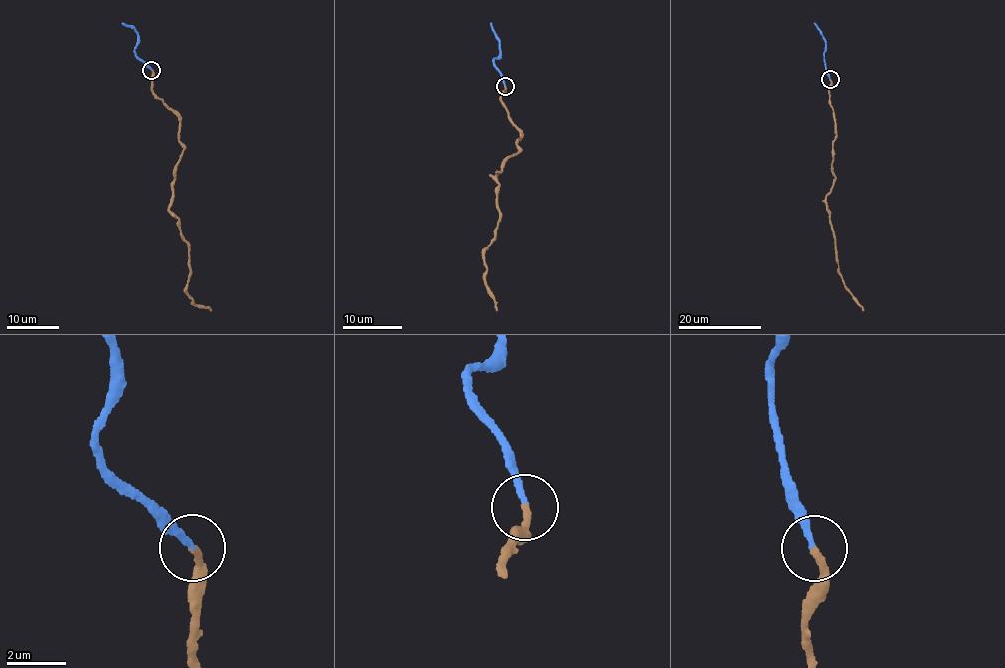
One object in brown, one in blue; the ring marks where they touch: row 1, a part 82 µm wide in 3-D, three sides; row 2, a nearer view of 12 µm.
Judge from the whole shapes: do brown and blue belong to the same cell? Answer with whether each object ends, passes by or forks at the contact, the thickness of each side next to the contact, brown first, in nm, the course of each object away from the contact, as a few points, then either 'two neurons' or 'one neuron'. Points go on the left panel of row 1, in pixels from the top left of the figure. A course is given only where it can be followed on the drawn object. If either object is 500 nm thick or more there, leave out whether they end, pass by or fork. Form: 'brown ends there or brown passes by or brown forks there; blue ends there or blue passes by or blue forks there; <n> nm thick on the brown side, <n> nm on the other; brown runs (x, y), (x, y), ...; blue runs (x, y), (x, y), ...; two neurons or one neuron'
brown ends there; blue ends there; 240 nm thick on the brown side, 200 nm on the other; brown runs (152, 70), (153, 95), (179, 117), (183, 151), (170, 212), (189, 245), (186, 292), (212, 310); blue runs (152, 70), (136, 55), (137, 31), (121, 23); one neuron

